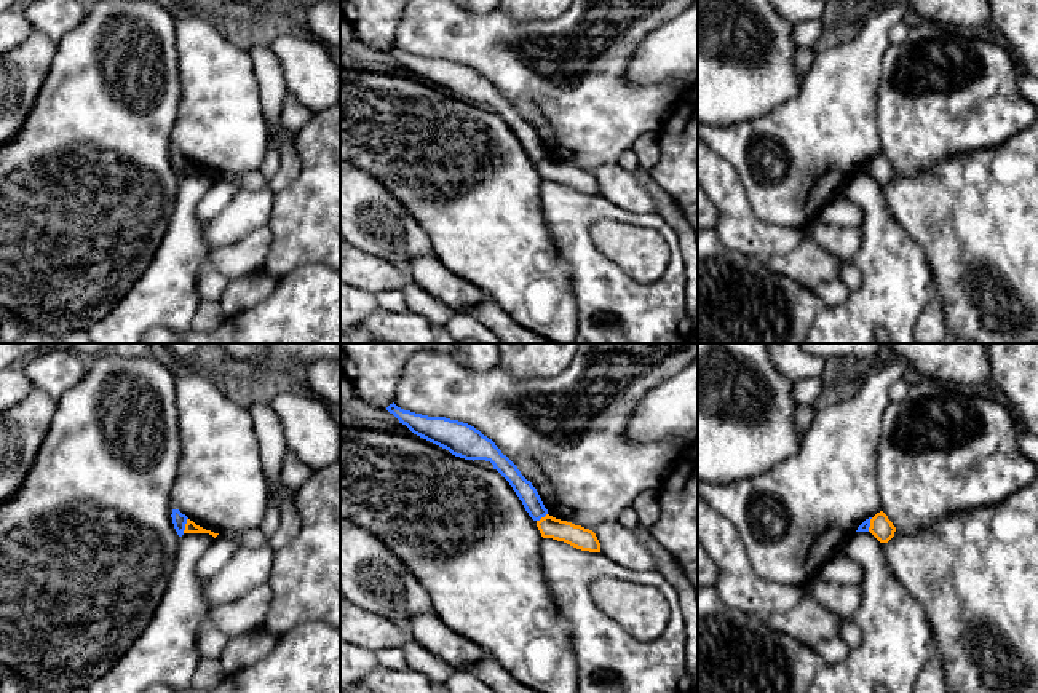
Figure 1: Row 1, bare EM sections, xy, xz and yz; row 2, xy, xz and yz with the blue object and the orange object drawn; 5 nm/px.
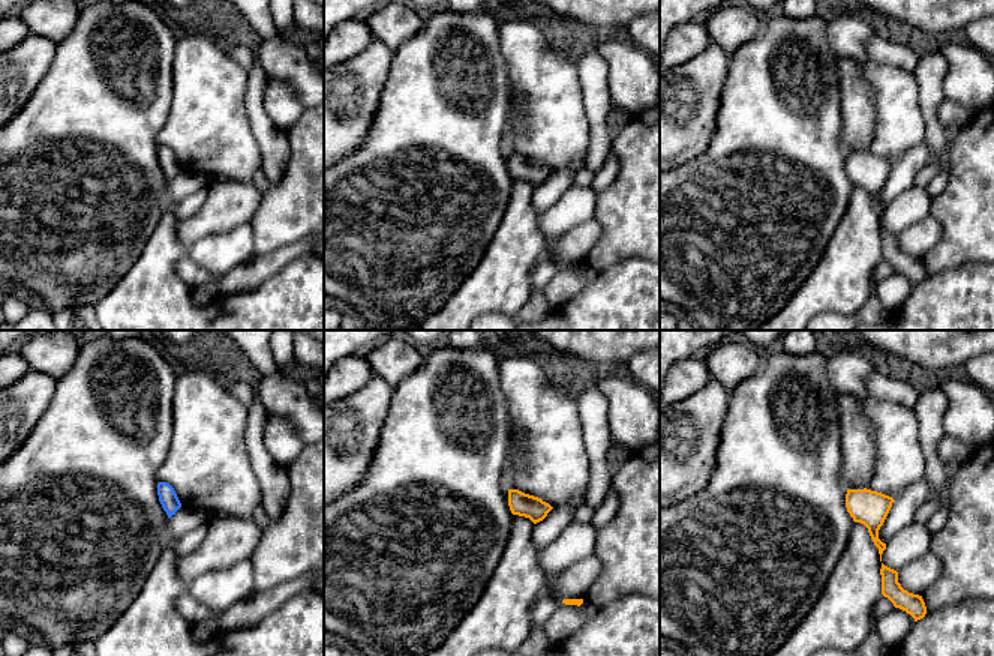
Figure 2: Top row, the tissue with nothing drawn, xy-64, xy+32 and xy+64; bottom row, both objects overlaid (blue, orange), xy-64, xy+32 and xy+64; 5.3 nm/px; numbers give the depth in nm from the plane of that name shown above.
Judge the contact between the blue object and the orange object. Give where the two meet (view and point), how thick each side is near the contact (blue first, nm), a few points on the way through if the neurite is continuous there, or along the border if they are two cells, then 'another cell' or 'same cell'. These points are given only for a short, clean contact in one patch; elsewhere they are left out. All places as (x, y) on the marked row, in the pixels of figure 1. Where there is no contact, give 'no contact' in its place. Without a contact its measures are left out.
contact xy (184, 526); calibres 70 and 60 nm; border xy (187, 518), (182, 532); another cell

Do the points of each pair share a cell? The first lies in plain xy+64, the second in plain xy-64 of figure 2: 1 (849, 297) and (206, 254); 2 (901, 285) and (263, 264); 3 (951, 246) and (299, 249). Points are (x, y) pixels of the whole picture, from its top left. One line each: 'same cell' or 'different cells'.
1: different cells
2: same cell
3: different cells

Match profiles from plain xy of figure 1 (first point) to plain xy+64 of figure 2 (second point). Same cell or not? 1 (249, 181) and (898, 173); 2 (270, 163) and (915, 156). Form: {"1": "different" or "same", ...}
{"1": "different", "2": "different"}

